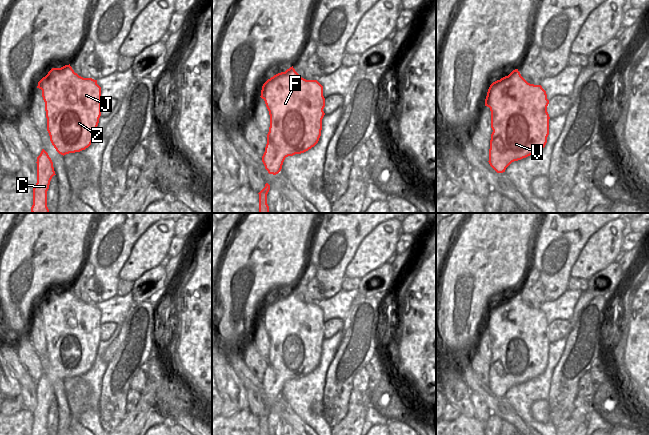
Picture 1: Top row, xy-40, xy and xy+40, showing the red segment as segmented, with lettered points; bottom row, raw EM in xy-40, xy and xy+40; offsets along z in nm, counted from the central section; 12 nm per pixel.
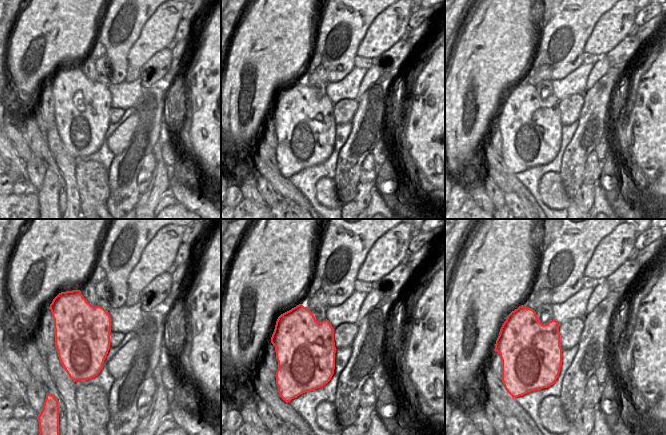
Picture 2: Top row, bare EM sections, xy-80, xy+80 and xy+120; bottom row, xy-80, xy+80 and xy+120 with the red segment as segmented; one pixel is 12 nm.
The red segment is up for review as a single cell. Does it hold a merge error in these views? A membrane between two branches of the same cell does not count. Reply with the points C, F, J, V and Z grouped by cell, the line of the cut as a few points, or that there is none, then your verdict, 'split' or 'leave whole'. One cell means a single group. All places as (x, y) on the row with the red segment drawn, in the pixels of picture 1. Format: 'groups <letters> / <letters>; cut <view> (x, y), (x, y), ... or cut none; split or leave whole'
groups C F J V Z; cut none; leave whole

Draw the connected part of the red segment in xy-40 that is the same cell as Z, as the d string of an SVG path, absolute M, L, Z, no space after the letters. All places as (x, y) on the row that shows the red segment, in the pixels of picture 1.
M65 65L52 68L39 82L50 141L61 155L88 148L101 116L101 87Z

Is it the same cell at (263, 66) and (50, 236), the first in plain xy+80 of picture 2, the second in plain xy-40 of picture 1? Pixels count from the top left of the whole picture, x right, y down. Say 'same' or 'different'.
same

